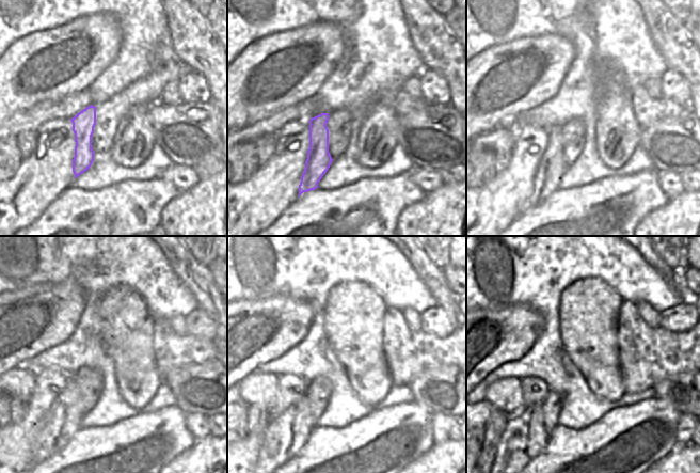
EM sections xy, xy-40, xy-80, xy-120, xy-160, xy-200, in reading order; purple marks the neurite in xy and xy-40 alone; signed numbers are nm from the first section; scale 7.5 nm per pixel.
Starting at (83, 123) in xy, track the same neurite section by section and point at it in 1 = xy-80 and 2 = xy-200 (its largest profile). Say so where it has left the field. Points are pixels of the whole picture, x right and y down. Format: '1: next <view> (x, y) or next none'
1: next xy-80 (552, 167)
2: next xy-200 (524, 437)

